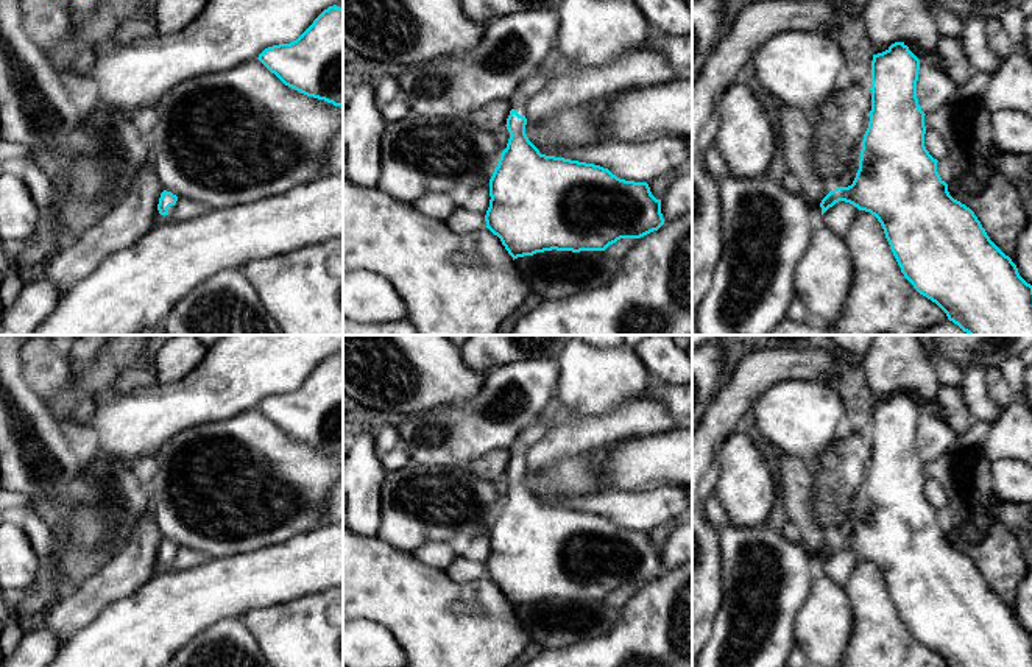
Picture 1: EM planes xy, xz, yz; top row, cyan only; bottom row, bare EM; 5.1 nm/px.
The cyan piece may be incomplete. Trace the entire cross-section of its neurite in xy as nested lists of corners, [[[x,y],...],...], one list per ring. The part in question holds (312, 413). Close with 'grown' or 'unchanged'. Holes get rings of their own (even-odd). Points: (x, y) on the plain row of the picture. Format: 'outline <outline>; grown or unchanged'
outline [[[329,355],[296,390],[268,396],[257,408],[285,435],[343,457],[343,357]]]; unchanged

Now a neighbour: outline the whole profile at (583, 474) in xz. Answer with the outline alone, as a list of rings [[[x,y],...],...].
[[[610,444],[555,460],[547,468],[530,475],[527,483],[535,496],[566,499],[594,496],[611,489],[605,483],[605,461]]]

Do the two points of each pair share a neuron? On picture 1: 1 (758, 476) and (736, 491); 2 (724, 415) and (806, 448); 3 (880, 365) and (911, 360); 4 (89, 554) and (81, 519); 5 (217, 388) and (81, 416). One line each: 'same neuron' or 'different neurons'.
1: same neuron
2: different neurons
3: same neuron
4: same neuron
5: different neurons

